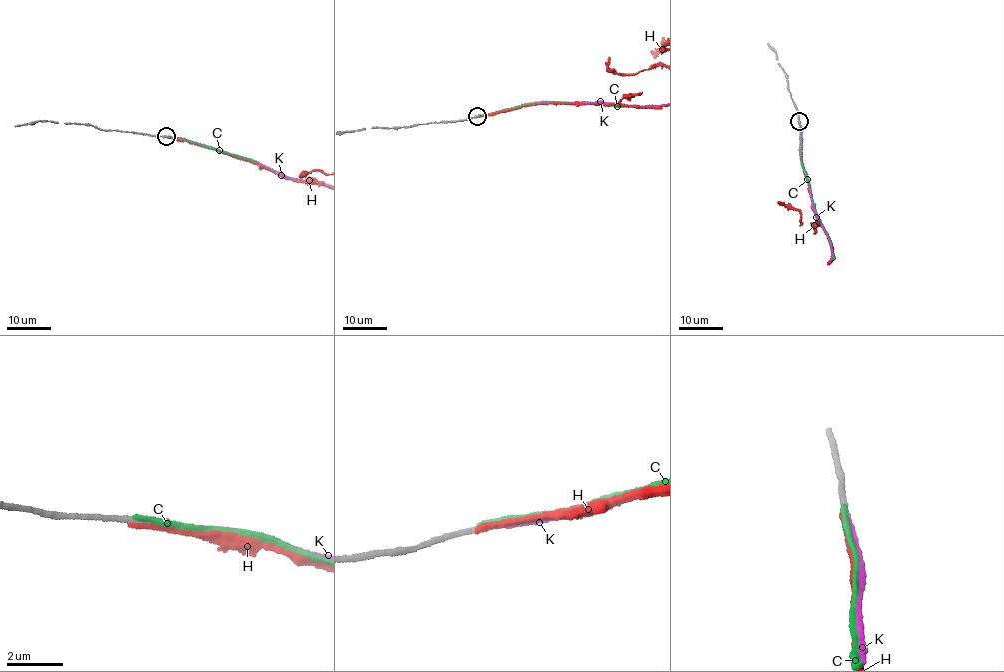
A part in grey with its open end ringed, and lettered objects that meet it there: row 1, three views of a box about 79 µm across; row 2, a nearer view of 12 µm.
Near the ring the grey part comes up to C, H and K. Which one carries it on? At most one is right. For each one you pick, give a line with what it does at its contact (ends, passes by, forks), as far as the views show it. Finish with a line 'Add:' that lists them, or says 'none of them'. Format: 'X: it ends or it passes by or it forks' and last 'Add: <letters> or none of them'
K: it ends
Add: K

